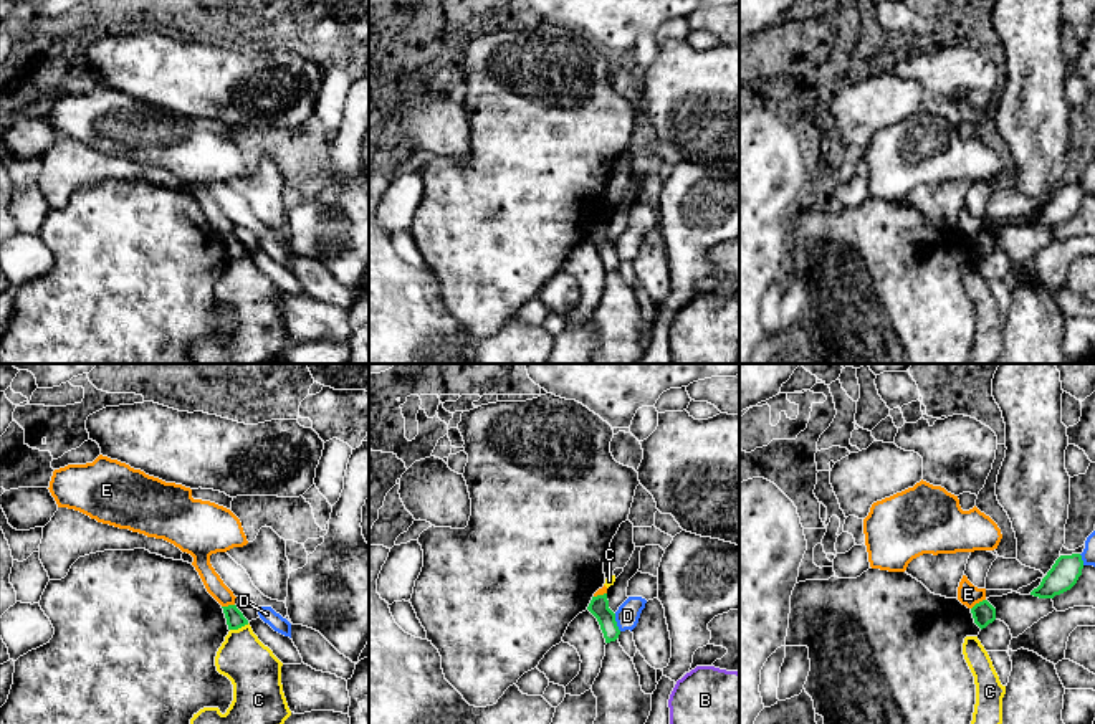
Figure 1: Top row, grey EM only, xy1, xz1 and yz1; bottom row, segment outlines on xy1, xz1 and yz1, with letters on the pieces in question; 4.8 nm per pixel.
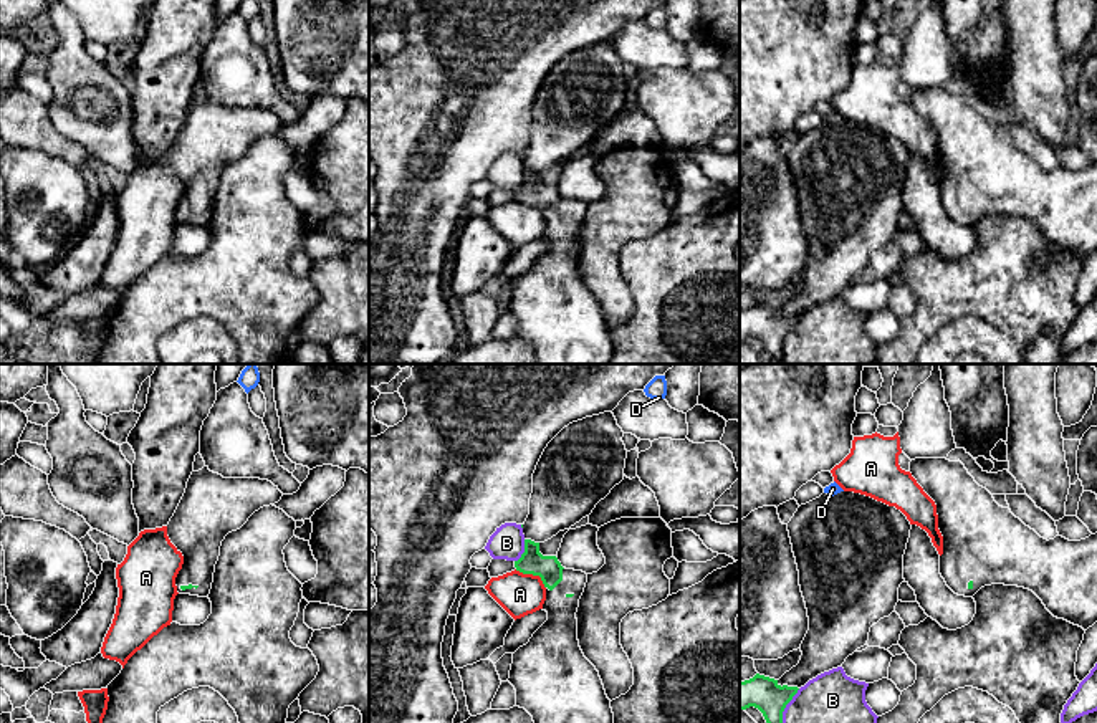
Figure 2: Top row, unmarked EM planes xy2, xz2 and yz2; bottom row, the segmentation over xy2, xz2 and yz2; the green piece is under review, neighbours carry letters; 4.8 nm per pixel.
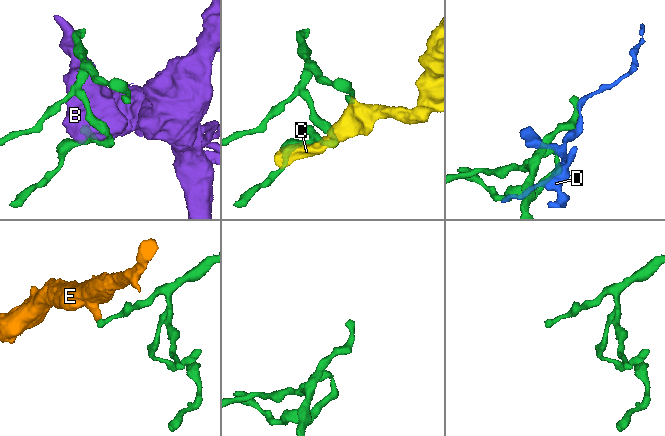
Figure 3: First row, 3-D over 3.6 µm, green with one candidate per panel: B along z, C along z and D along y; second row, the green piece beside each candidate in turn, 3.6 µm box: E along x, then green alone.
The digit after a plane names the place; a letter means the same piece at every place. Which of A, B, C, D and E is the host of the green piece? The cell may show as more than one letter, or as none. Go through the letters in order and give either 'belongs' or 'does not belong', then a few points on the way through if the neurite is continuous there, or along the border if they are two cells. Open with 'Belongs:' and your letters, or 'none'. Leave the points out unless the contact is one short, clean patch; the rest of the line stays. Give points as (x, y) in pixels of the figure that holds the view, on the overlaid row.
Belongs: none
A: does not belong | along xz2 (515, 569), (525, 574), (536, 574), (545, 588)
B: does not belong
C: does not belong | along xy1 (248, 623), (230, 630)
D: does not belong
E: does not belong | along yz1 (985, 599), (971, 609)

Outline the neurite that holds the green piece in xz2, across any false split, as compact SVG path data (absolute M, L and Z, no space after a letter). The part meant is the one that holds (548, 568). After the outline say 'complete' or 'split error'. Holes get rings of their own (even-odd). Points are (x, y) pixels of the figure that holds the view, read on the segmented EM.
M525 539L525 553L515 561L515 567L541 577L546 587L543 610L548 612L548 620L513 654L508 682L516 690L516 706L525 708L534 723L614 723L599 672L584 657L577 640L576 612L587 574L563 567L556 556L543 556L539 543L531 539Z; split error

